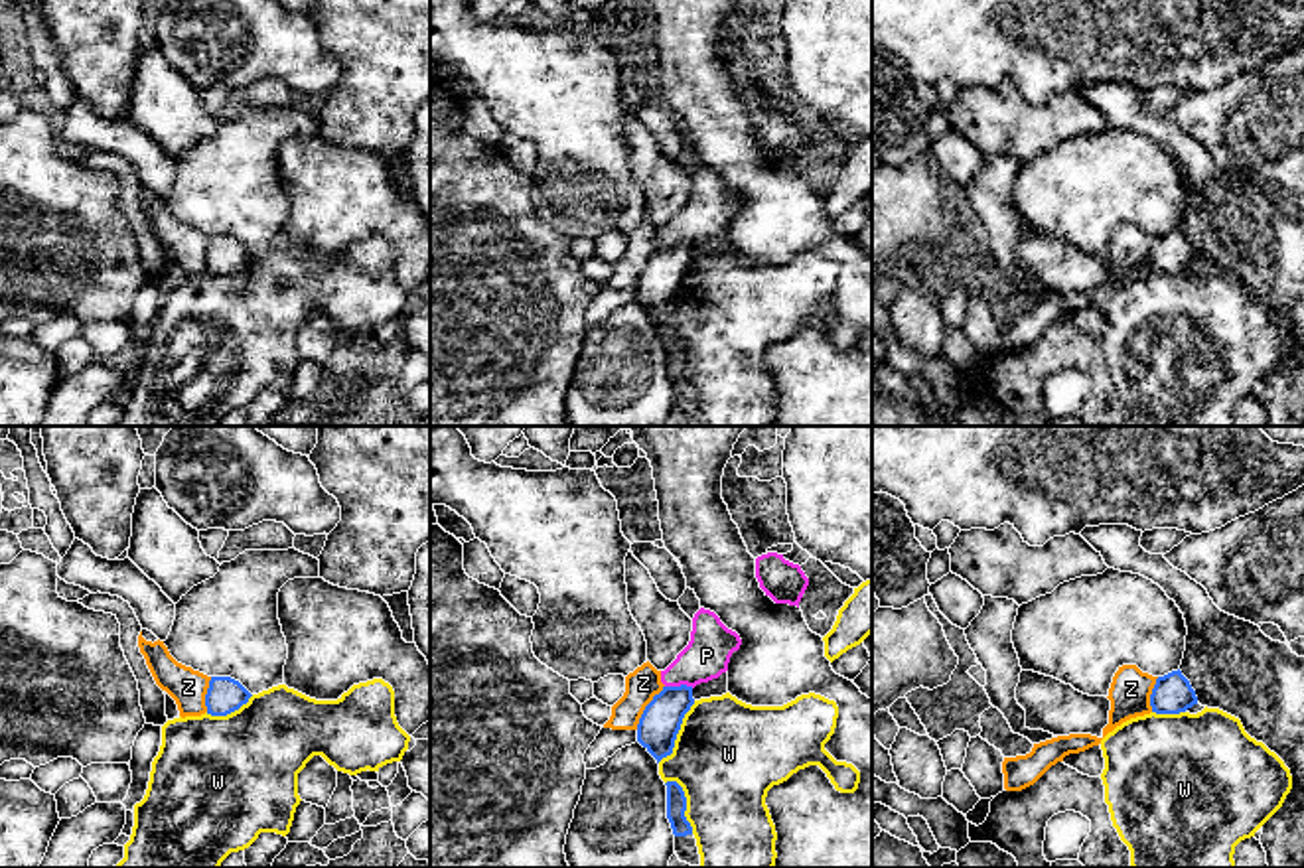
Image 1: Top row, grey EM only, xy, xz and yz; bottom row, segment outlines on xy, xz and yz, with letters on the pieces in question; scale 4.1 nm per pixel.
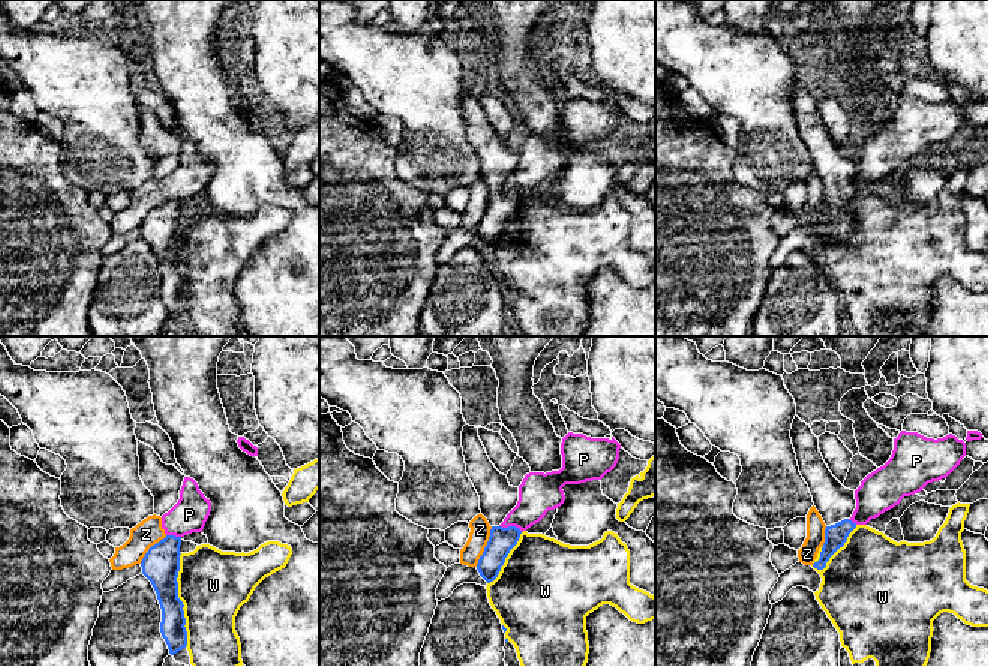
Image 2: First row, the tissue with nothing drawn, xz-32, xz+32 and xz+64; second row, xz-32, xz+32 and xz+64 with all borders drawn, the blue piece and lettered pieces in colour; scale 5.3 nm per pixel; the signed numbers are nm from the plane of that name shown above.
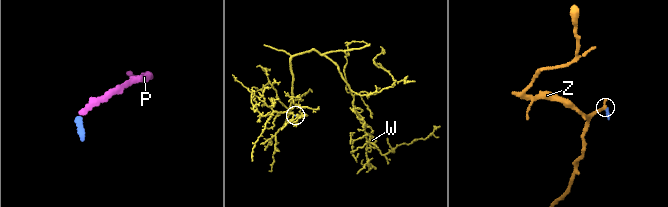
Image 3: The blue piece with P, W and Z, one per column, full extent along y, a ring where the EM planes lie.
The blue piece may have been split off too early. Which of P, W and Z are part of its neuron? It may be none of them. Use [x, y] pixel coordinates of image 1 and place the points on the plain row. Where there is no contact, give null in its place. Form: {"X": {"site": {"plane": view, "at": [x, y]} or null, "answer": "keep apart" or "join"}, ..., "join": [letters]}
{"P": {"site": {"plane": "xz", "at": [681, 243]}, "answer": "keep apart"}, "W": {"site": {"plane": "xz", "at": [677, 290]}, "answer": "keep apart"}, "Z": {"site": {"plane": "xz", "at": [646, 265]}, "answer": "keep apart"}, "join": []}

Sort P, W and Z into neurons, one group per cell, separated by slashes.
P Z / W

